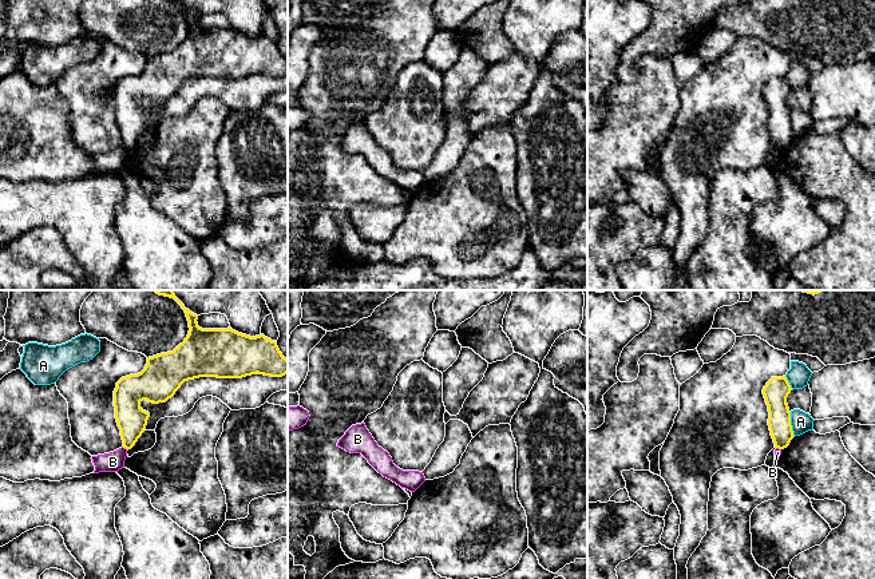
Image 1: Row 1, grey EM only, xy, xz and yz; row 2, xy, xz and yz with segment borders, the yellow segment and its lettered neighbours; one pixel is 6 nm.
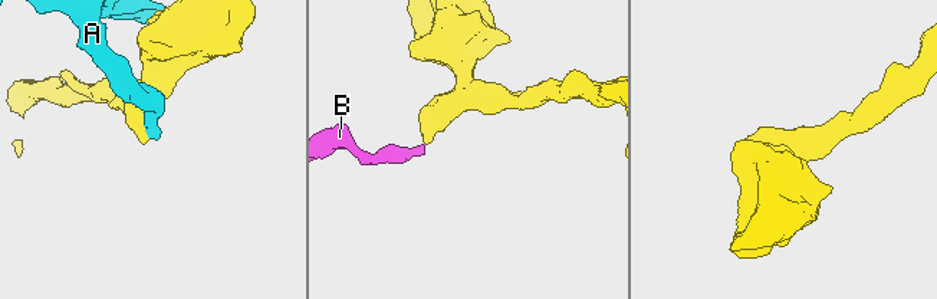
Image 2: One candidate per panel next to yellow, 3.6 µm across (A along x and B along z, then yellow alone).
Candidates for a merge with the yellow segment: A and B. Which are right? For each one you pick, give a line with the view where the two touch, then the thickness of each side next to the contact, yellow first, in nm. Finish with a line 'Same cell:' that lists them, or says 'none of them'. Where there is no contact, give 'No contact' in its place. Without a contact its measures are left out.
Same cell: none of them

